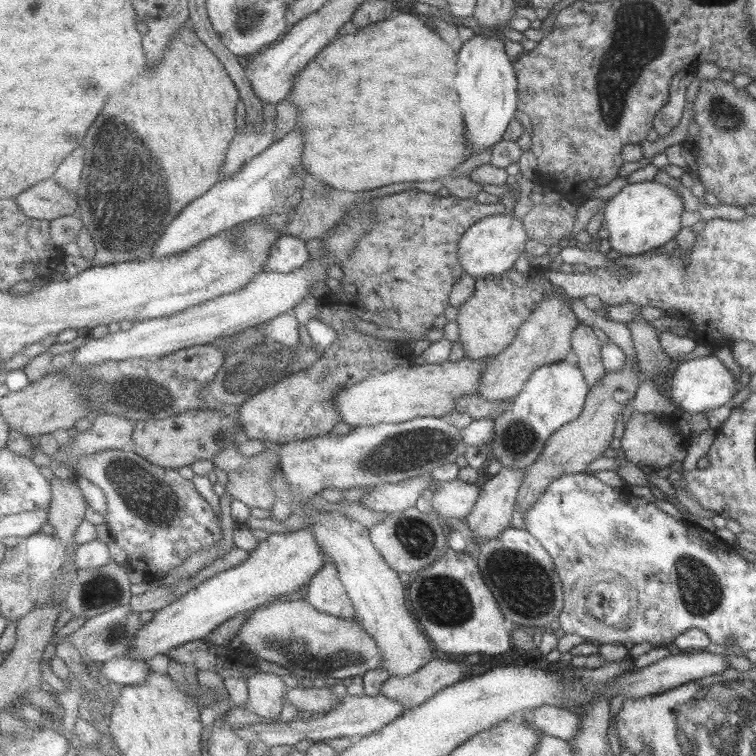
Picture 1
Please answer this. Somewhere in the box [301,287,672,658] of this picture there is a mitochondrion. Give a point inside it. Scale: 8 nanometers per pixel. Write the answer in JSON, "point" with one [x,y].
{"point":[526,587]}

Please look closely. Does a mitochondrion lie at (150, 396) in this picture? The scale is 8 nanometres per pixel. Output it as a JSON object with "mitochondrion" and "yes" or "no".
{"mitochondrion":"yes"}

